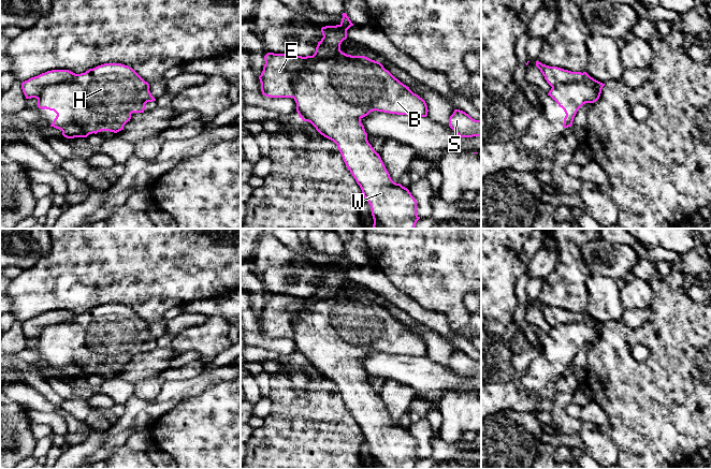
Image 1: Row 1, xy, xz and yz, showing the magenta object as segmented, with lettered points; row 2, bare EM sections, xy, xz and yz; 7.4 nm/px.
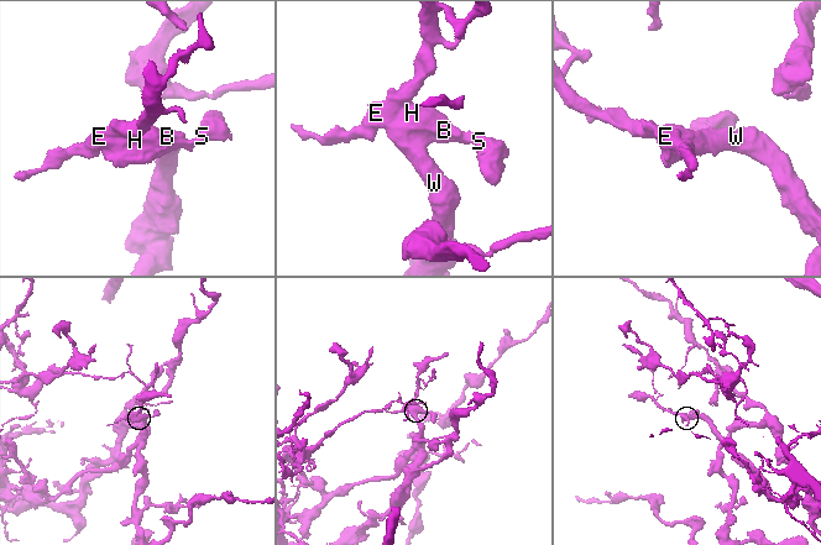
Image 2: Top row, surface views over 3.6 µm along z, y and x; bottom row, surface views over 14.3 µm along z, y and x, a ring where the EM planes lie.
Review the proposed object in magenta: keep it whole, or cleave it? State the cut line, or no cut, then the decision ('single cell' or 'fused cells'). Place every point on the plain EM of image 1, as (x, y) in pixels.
xz (341, 291), (309, 306), (291, 306), (293, 338) | fused cells

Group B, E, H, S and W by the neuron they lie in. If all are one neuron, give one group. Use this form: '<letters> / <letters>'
B H S W / E

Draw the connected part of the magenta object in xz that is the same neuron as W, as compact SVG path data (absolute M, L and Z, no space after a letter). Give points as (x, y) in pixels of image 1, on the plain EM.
M343 292L310 307L291 306L296 352L303 362L310 363L324 378L333 381L343 400L371 445L374 469L415 469L420 457L417 441L409 430L394 423L379 394L367 381L361 360L371 352L396 355L427 356L427 346L409 327L395 319L383 306L365 296Z

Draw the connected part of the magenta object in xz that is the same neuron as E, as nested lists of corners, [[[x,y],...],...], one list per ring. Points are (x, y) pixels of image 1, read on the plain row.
[[[343,253],[343,259],[339,265],[336,266],[325,266],[321,268],[323,278],[316,288],[316,292],[313,296],[292,296],[285,294],[274,294],[267,293],[264,296],[265,305],[263,311],[259,317],[261,323],[262,335],[270,338],[294,338],[294,331],[292,325],[292,320],[294,313],[289,310],[291,306],[303,306],[310,307],[311,305],[317,304],[318,302],[327,301],[331,296],[335,296],[340,293],[340,284],[344,280],[347,279],[347,270],[353,266],[346,253]]]

